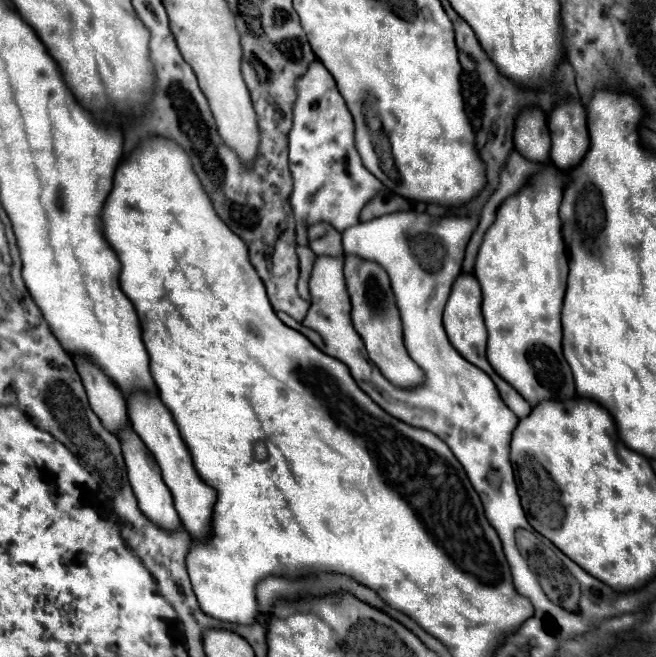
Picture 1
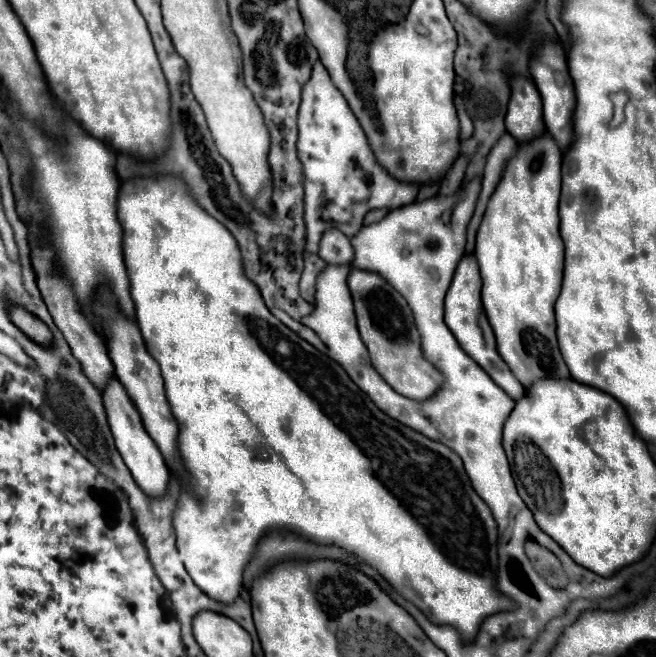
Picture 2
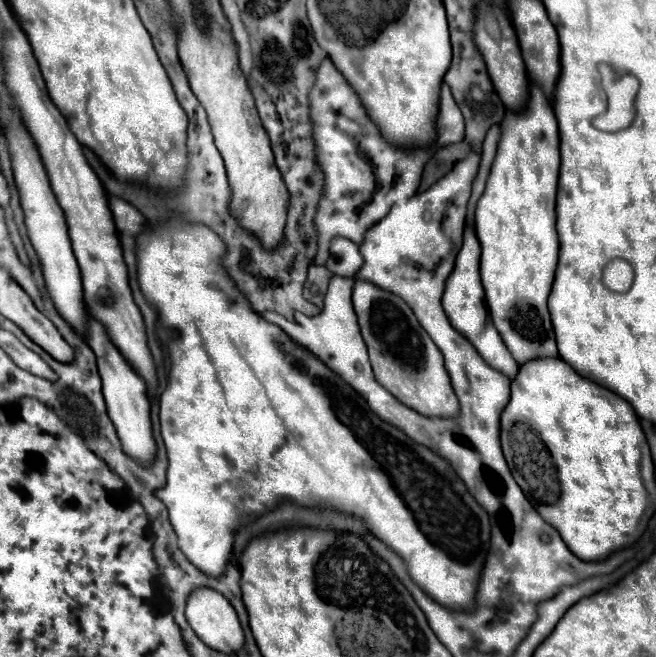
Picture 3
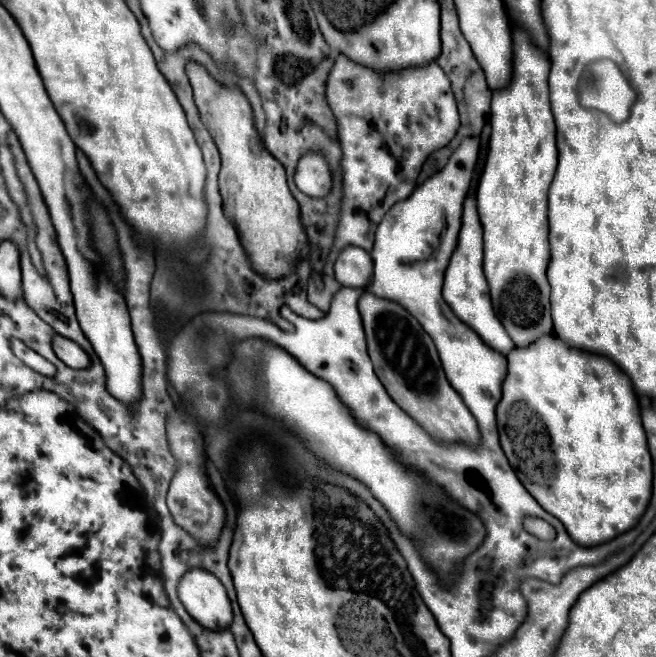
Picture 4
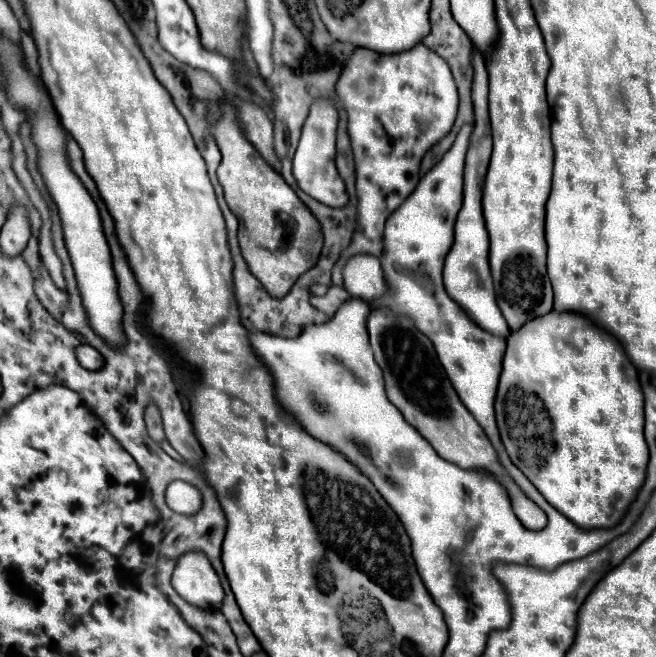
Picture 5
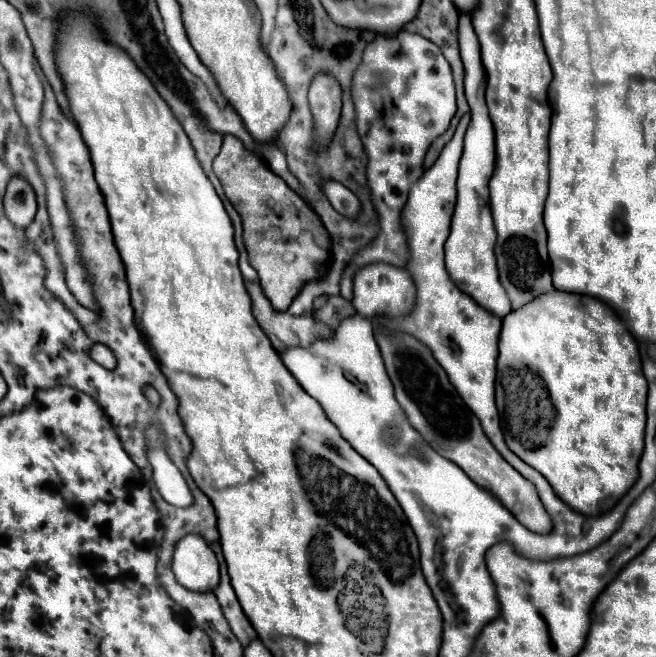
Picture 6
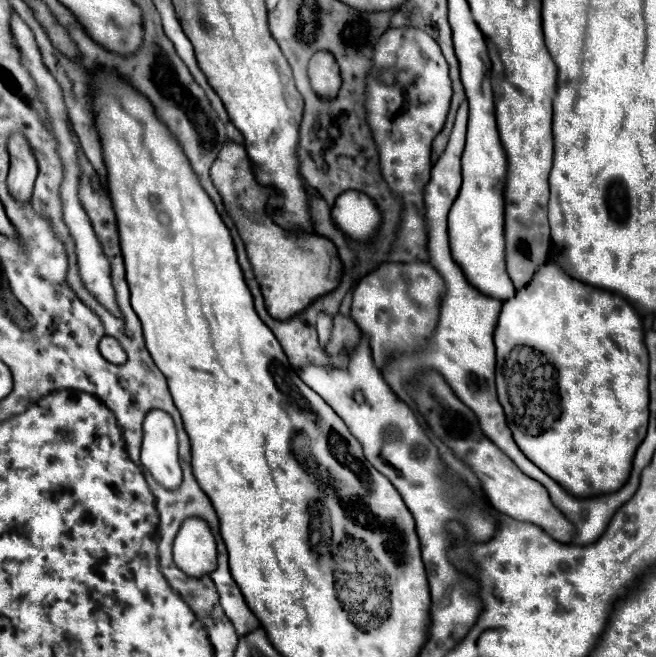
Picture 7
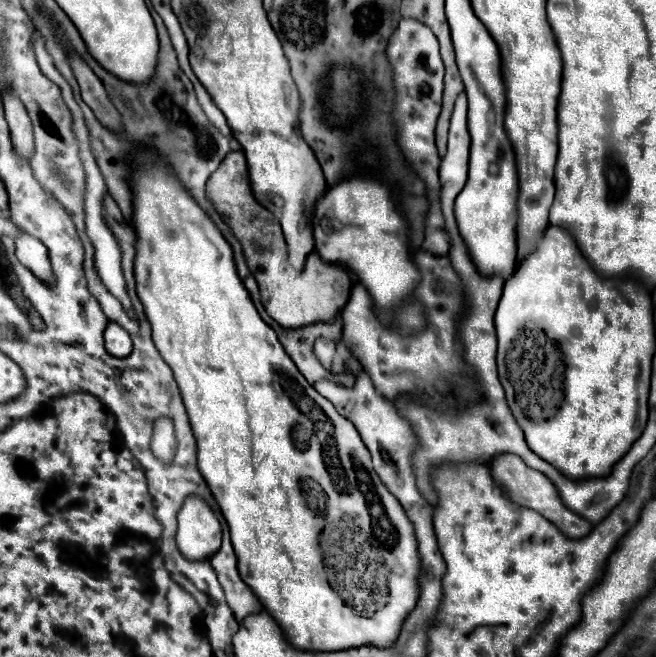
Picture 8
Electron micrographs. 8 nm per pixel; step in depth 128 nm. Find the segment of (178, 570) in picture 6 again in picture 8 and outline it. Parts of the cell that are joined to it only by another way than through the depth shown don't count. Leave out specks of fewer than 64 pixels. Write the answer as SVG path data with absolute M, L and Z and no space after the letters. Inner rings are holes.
M190 496L180 508L176 544L188 560L208 560L222 540L220 522L212 514L210 506L198 496Z

